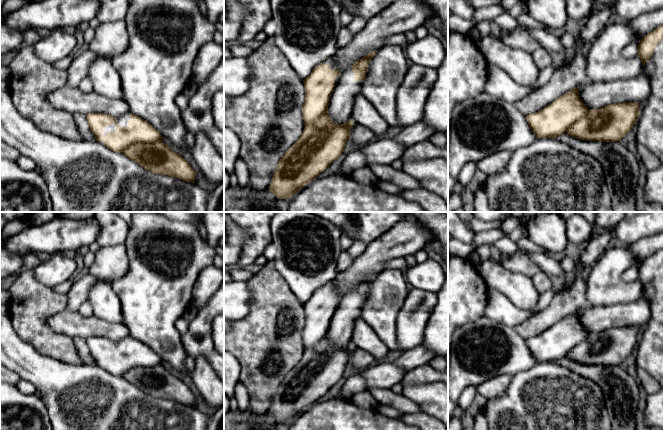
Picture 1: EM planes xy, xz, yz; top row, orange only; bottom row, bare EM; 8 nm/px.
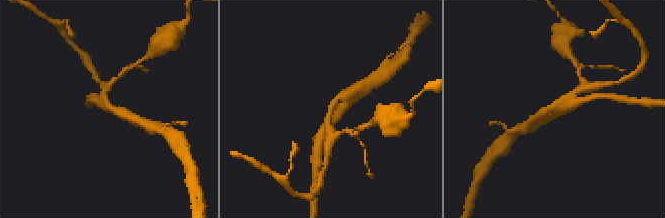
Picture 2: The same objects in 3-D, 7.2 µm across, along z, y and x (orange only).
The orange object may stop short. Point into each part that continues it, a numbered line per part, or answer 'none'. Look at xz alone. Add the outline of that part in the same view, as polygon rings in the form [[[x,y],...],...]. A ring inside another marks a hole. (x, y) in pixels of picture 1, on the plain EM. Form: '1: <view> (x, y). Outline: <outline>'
1: xz (346, 312). Outline: [[[351,292],[344,294],[334,304],[335,311],[330,320],[328,338],[335,348],[341,349],[351,343],[355,321],[362,318],[362,305],[354,304]]]

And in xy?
1: xy (109, 352). Outline: [[[114,347],[112,349],[107,349],[103,353],[103,360],[105,360],[108,356],[114,356],[115,354],[116,354],[116,347]]]

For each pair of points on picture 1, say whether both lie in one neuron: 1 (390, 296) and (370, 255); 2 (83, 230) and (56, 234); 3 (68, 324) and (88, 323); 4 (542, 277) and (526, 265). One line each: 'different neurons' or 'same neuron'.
1: different neurons
2: same neuron
3: same neuron
4: different neurons

